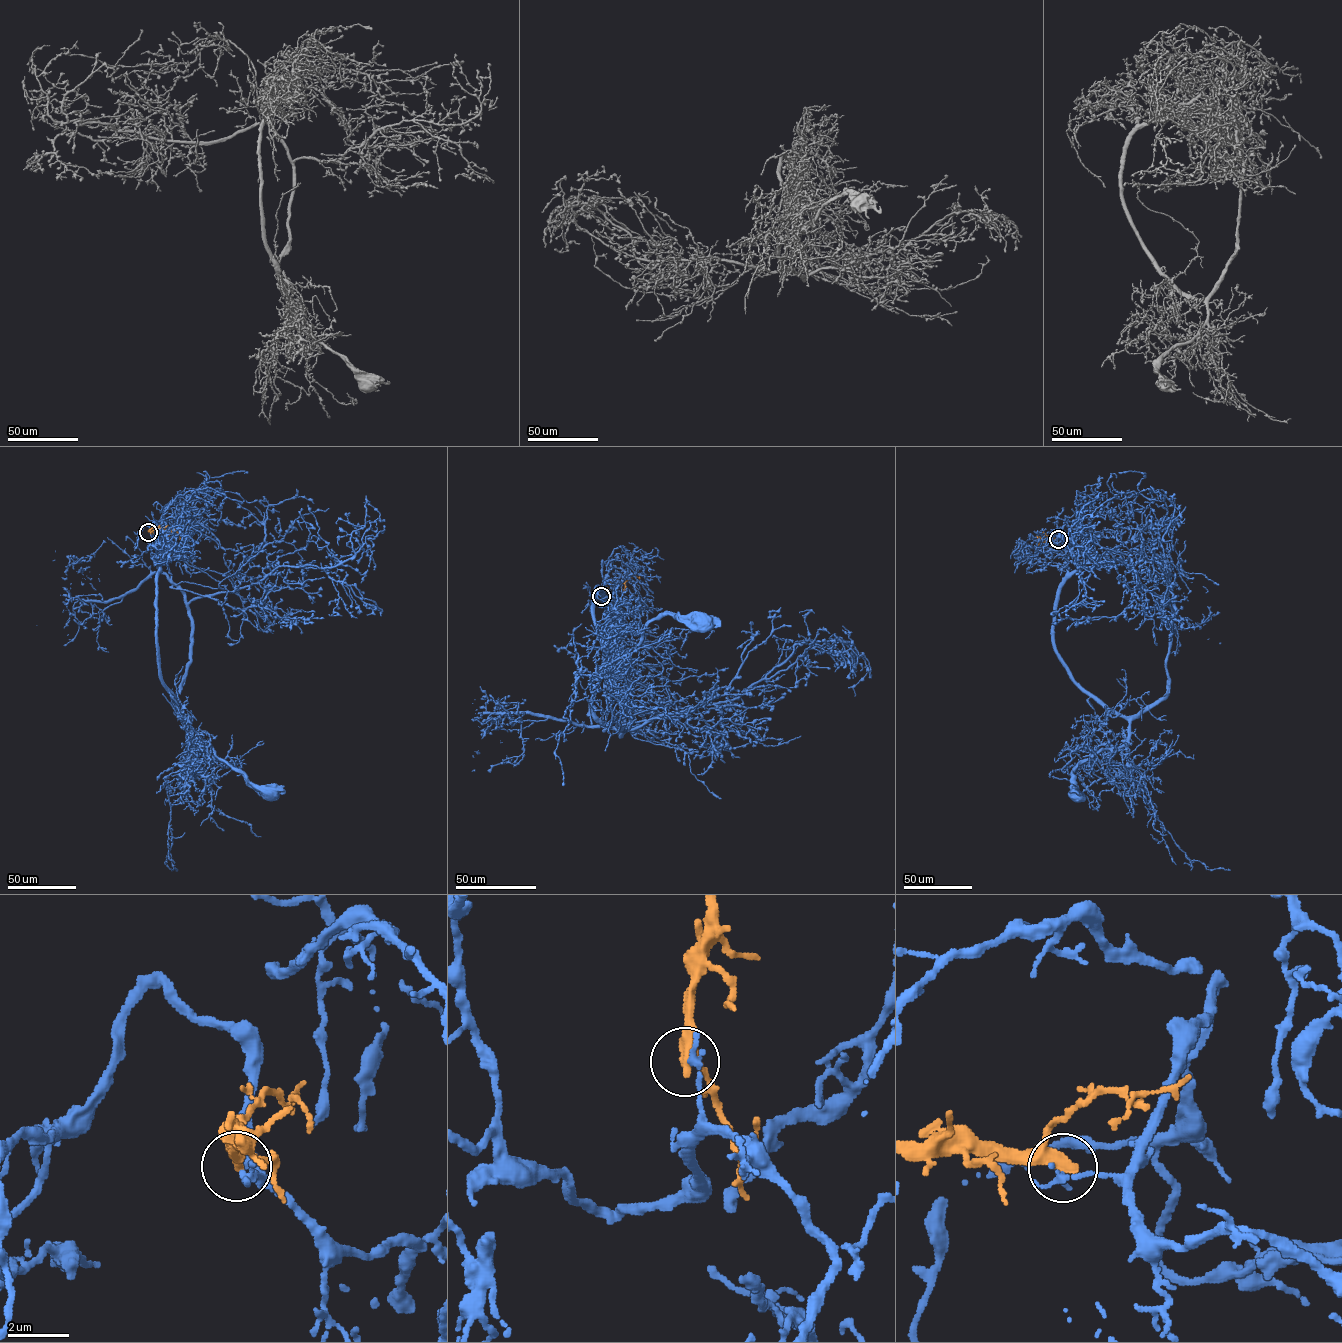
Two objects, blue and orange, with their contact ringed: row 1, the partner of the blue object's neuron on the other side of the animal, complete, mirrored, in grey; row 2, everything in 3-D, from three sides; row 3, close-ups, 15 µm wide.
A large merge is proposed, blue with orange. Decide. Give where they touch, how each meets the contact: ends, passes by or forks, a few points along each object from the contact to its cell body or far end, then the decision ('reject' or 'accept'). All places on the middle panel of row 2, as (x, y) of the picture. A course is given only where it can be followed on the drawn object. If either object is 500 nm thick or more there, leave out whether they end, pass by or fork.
at (601, 596); blue ends there; orange passes by; blue runs (602, 596), (605, 613), (596, 587), (591, 613), (603, 674), (612, 674), (652, 621), (669, 615), (705, 620); orange runs (601, 596), (604, 582), (618, 582), (624, 592), (626, 581), (634, 575), (639, 577); reject

